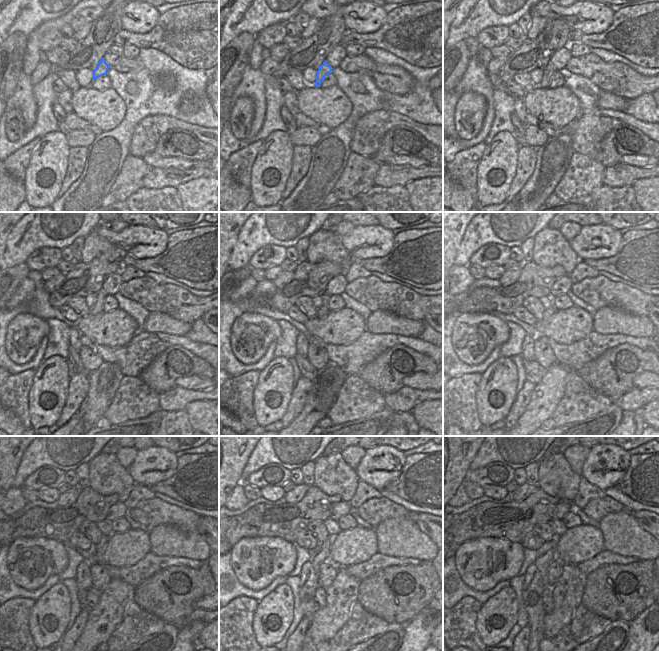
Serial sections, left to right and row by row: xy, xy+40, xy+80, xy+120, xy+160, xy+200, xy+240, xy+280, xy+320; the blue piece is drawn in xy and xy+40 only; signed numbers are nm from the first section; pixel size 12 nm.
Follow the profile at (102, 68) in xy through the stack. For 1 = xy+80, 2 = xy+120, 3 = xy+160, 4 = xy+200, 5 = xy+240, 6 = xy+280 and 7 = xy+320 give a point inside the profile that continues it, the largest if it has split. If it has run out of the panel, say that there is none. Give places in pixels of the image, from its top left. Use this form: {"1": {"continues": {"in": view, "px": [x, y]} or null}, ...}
{"1": {"continues": {"in": "xy+80", "px": [548, 72]}}, "2": {"continues": {"in": "xy+120", "px": [98, 308]}}, "3": {"continues": {"in": "xy+160", "px": [323, 310]}}, "4": {"continues": {"in": "xy+200", "px": [549, 312]}}, "5": {"continues": {"in": "xy+240", "px": [100, 547]}}, "6": {"continues": {"in": "xy+280", "px": [324, 555]}}, "7": {"continues": {"in": "xy+320", "px": [542, 563]}}}

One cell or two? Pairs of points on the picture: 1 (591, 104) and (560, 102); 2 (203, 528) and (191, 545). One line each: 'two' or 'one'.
1: two
2: two

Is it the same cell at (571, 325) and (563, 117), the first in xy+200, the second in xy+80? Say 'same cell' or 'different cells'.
same cell

